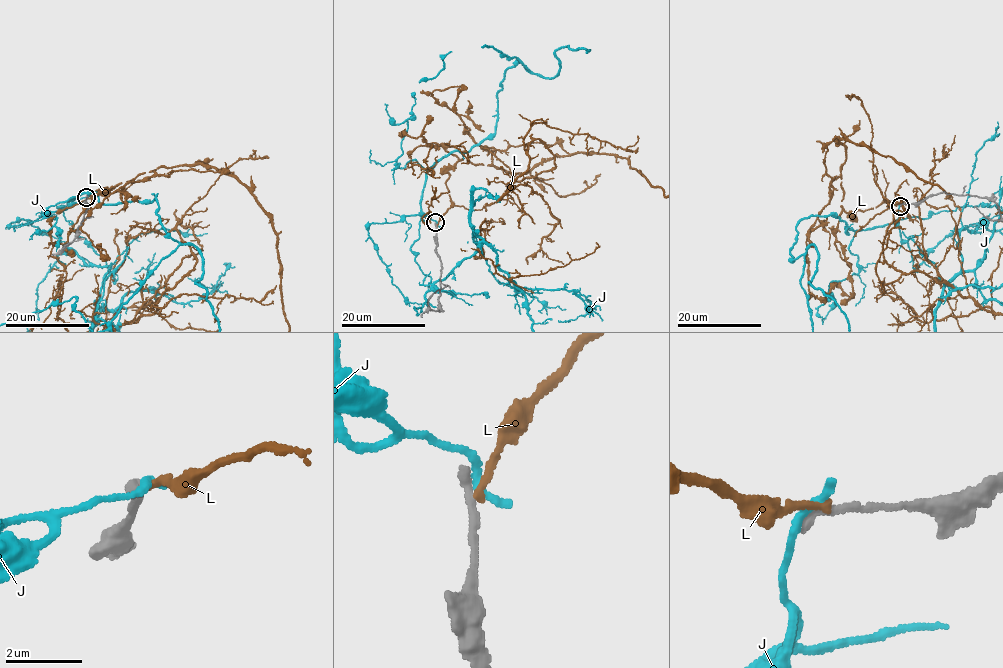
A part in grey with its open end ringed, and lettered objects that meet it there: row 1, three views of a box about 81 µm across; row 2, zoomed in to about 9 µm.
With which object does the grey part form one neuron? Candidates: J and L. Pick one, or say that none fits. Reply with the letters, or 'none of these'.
none of these

